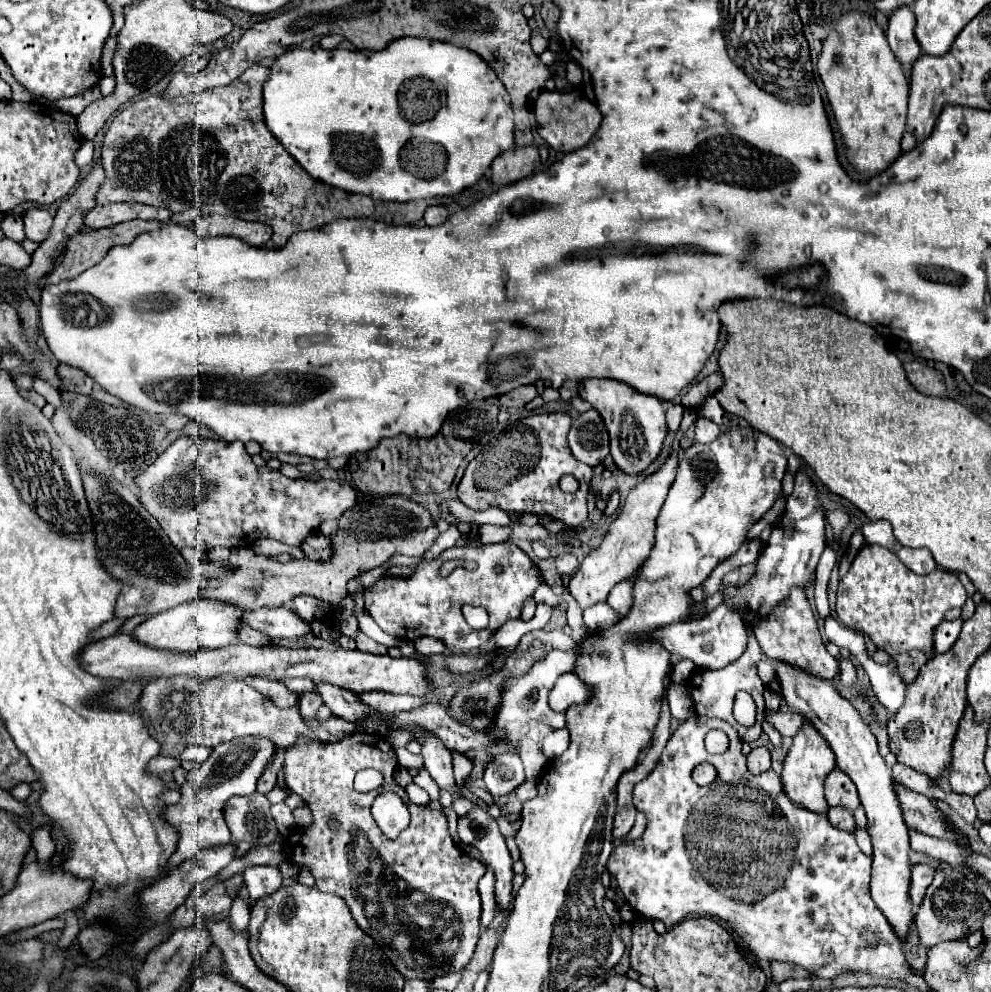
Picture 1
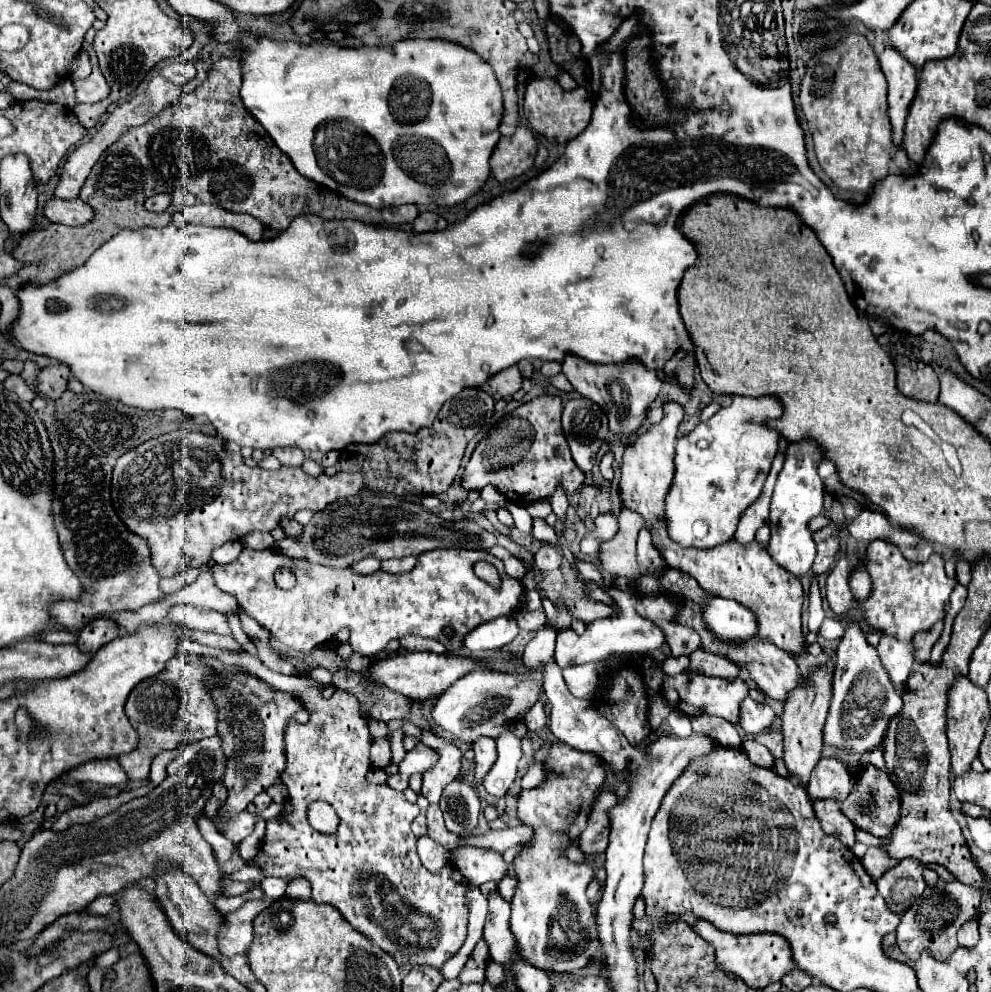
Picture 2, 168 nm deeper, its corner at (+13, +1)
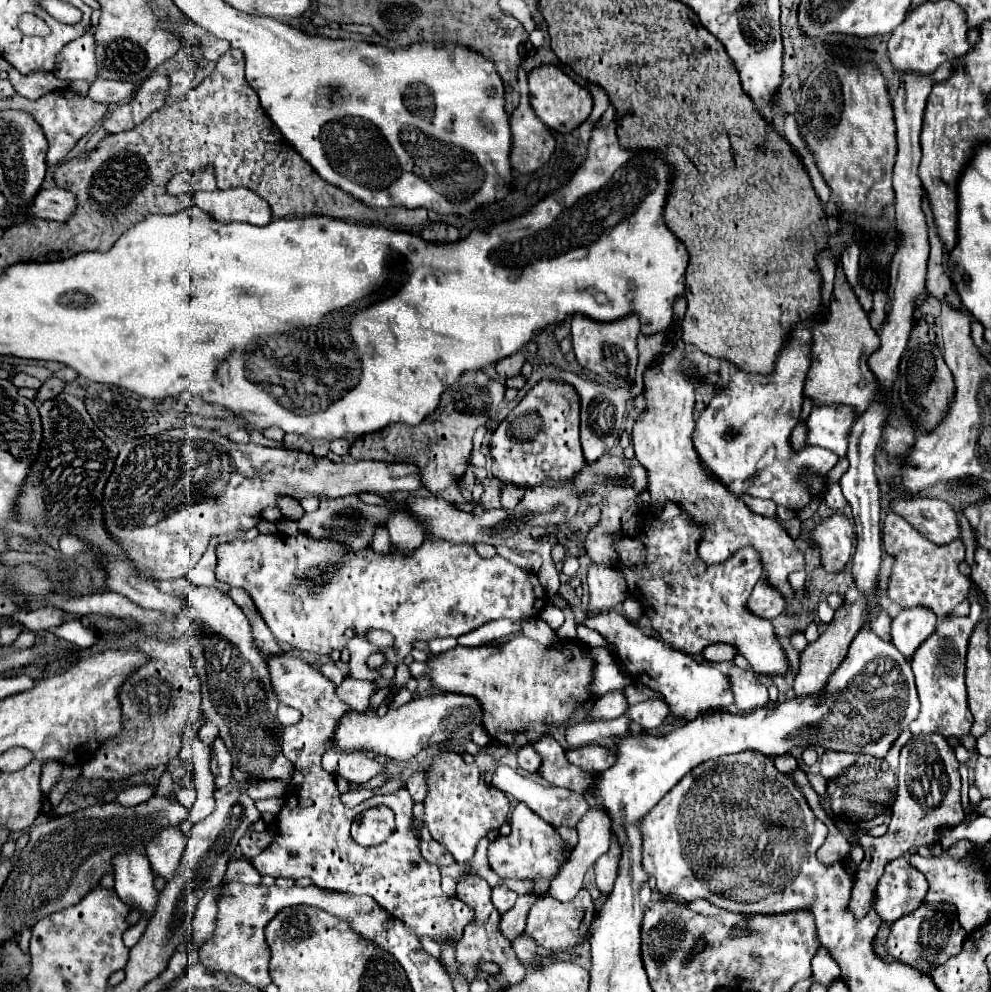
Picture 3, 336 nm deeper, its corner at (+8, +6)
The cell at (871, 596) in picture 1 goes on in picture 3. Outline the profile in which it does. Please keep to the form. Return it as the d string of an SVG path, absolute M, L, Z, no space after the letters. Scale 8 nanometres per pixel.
M888 513L882 527L882 545L886 553L894 557L892 573L888 579L888 597L900 607L928 607L936 617L948 617L950 611L962 603L970 589L970 579L958 571L958 563L964 559L962 541L952 541L946 545L934 545L926 541L918 531L912 529L896 513Z

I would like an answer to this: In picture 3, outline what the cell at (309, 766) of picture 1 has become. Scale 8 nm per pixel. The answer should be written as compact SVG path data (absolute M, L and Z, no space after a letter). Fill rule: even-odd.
M268 657L268 669L280 703L296 707L302 713L302 719L296 725L284 727L282 733L282 753L294 763L294 775L286 789L284 807L276 815L278 833L274 841L252 859L254 869L260 875L294 881L310 877L314 885L324 889L374 897L378 905L416 931L416 935L428 935L438 943L460 941L462 929L474 921L474 909L468 909L468 905L456 897L446 897L440 889L438 865L432 865L422 857L418 833L412 827L414 801L408 789L374 795L354 809L348 809L340 799L334 775L320 765L342 713L350 713L352 707L338 697L336 685L330 679L300 657ZM374 805L386 805L394 811L396 831L380 845L362 847L352 839L350 825L356 815Z

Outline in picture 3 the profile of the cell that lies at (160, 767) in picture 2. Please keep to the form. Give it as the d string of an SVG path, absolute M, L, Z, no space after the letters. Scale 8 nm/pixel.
M144 785L144 787L128 787L124 791L118 793L116 801L122 805L138 805L144 803L146 799L150 799L154 795L154 785Z

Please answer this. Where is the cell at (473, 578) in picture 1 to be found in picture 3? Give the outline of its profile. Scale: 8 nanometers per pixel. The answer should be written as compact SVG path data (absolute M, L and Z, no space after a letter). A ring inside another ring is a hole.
M276 533L258 535L254 541L234 539L226 545L218 545L216 557L216 579L228 583L230 587L244 589L252 597L256 609L260 611L262 619L278 641L290 643L298 651L308 651L316 655L328 655L334 649L342 649L342 645L348 645L350 677L360 681L394 677L394 669L388 669L388 665L382 665L382 669L370 669L366 665L372 653L394 651L394 659L396 663L400 663L410 653L412 641L416 639L428 641L432 637L460 637L488 621L502 617L524 621L538 615L548 603L544 601L544 591L534 573L516 567L500 555L484 559L476 553L472 545L454 545L438 539L424 539L424 543L408 555L400 555L394 551L390 551L388 555L376 555L370 547L354 553L340 543L316 541L304 533L298 533L296 537ZM346 629L352 629L356 633L348 641L344 637ZM366 629L384 629L392 633L394 645L388 649L372 647L364 639Z

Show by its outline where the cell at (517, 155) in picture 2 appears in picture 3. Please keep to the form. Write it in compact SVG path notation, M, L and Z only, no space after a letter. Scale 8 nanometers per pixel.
M522 91L520 105L510 117L510 129L512 129L512 151L510 151L510 163L516 173L532 173L540 165L544 165L550 155L554 153L556 141L546 125L538 119L534 113L528 91Z

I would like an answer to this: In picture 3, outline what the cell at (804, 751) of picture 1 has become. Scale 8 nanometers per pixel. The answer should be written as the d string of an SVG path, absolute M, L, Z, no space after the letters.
M852 585L846 593L846 603L844 607L840 607L834 613L832 623L828 625L828 629L814 641L808 643L808 647L800 653L800 671L794 679L794 693L796 697L818 697L822 695L822 689L826 689L826 681L830 679L830 673L834 673L834 669L838 669L838 665L844 661L850 641L854 639L854 635L860 631L860 627L866 623L866 609L864 609L864 597L858 593L858 589Z

